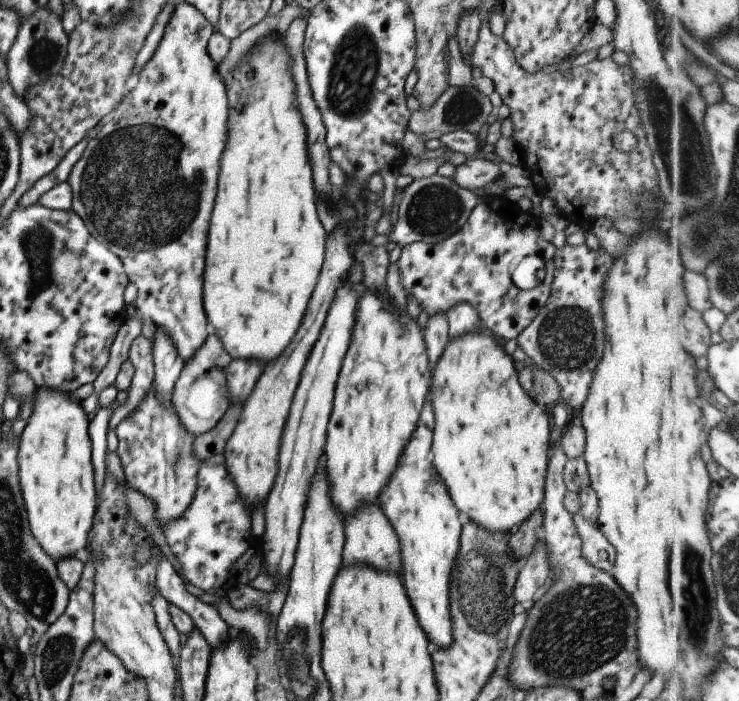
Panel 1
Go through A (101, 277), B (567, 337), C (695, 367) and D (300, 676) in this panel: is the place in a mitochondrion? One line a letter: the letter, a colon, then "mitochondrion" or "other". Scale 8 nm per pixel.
A: other
B: mitochondrion
C: other
D: mitochondrion

